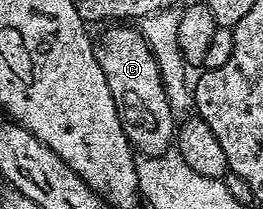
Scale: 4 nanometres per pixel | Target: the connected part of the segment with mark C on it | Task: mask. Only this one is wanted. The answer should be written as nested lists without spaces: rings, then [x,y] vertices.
[[[109,26],[95,44],[97,61],[103,69],[103,78],[107,78],[107,86],[111,86],[111,98],[115,98],[115,106],[119,114],[119,122],[127,134],[129,143],[142,157],[162,156],[175,144],[175,113],[169,104],[165,87],[159,74],[159,66],[155,62],[155,54],[149,49],[145,35],[133,26]]]

